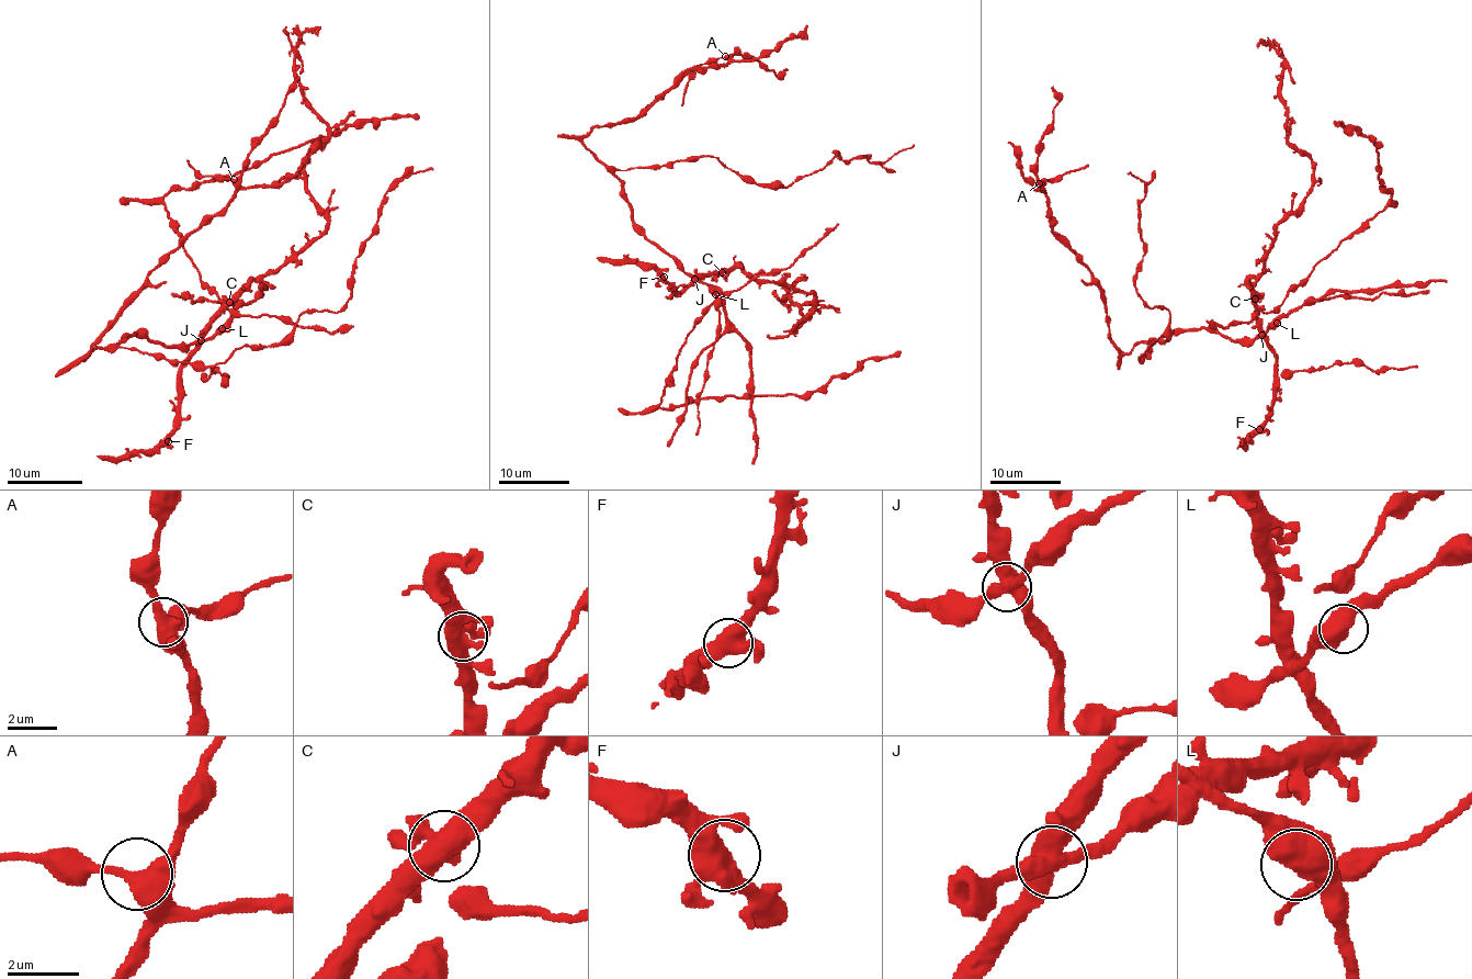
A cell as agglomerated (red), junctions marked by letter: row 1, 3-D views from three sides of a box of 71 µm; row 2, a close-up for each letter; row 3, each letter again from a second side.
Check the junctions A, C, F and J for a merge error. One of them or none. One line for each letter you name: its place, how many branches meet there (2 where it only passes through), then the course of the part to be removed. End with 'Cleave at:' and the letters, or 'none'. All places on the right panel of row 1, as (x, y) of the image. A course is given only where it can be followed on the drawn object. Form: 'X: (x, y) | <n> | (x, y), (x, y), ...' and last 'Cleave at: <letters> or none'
Cleave at: none

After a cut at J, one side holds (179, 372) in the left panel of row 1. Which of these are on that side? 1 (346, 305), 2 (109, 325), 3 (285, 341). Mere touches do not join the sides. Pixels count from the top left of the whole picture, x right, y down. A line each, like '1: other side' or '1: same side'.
1: other side
2: same side
3: other side

